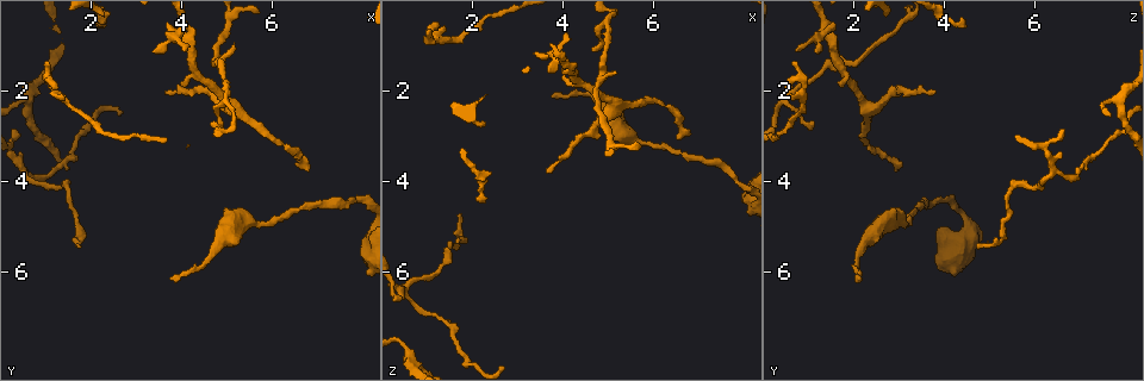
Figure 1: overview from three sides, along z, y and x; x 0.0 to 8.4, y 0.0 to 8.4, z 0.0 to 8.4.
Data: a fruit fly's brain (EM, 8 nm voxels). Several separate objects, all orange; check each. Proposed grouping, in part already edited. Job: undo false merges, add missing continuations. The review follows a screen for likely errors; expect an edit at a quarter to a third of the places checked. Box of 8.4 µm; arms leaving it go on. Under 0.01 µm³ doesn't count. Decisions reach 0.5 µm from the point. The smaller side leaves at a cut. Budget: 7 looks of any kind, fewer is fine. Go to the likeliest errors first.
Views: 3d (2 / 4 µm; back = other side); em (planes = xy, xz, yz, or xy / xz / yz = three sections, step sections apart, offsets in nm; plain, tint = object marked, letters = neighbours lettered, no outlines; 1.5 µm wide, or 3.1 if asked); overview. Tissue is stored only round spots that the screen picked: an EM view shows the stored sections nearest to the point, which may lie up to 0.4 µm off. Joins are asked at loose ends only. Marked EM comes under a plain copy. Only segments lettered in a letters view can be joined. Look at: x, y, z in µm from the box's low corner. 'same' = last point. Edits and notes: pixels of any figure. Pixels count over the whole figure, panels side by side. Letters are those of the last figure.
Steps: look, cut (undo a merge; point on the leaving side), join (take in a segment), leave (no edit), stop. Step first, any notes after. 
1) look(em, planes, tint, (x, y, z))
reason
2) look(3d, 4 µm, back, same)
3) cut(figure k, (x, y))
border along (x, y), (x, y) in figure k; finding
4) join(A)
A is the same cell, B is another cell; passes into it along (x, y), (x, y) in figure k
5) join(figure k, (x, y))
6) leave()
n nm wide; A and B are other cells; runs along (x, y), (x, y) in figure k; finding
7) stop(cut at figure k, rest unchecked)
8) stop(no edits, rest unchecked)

look(em, planes, letters, (4.00, 1.10, 0.70))
branch stops here

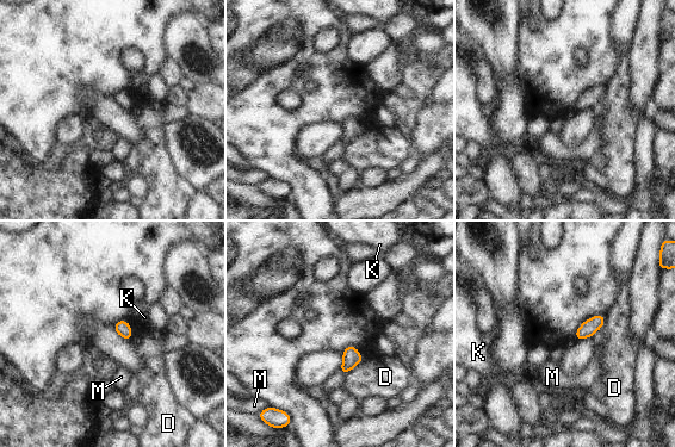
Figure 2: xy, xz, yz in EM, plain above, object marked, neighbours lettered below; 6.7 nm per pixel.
leave()
D, K and M are other cells; none of them fits

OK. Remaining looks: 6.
look(3d, 4 µm, (3.70, 2.00, 3.85))
tapers out

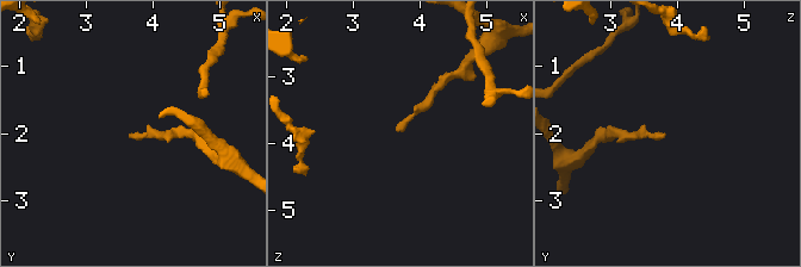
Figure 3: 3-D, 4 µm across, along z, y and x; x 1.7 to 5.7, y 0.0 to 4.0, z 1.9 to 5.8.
look(em, planes, tint, (3.70, 1.95, 3.85))
now the EM

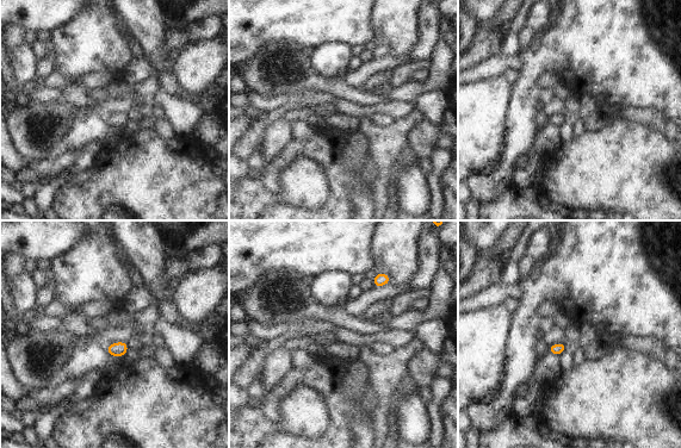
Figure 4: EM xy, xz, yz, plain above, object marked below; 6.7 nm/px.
look(em, planes, letters, same)
what lies round it

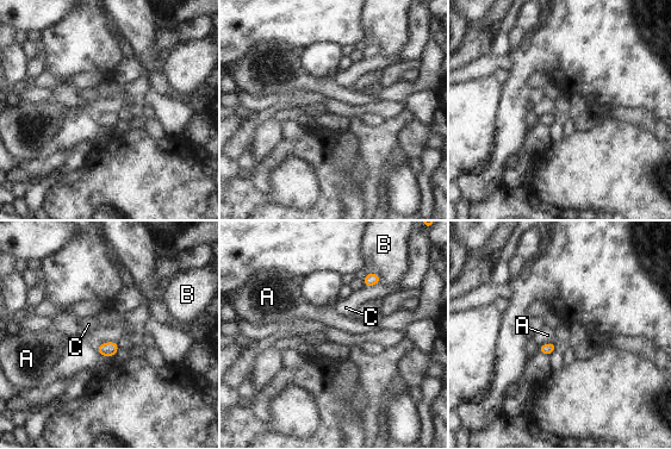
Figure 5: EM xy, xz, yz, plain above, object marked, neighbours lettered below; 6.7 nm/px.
leave()
A, B and C are other cells; border along (117, 341), (99, 343), (95, 347) in figure 5; none of them fits

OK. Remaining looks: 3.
look(3d, 2 µm, (7.85, 4.40, 3.95))
calibre changes

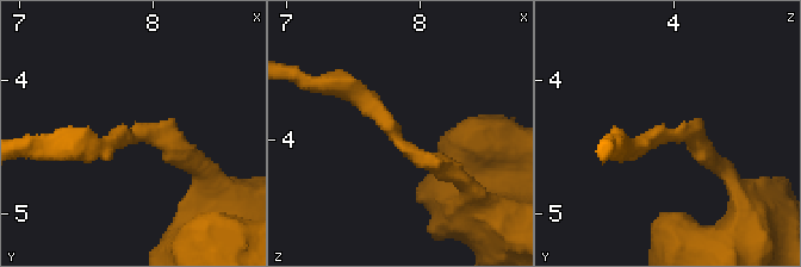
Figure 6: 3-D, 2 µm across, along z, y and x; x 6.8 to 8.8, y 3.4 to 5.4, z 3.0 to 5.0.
look(em, planes, tint, (7.80, 4.40, 3.92))

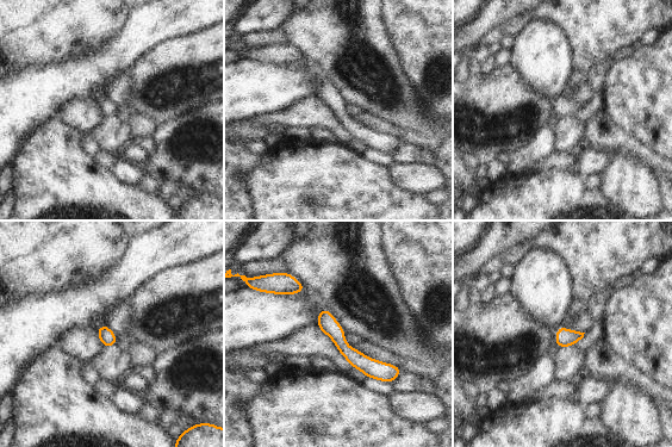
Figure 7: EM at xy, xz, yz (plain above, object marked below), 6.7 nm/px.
look(em, planes, letters, same)

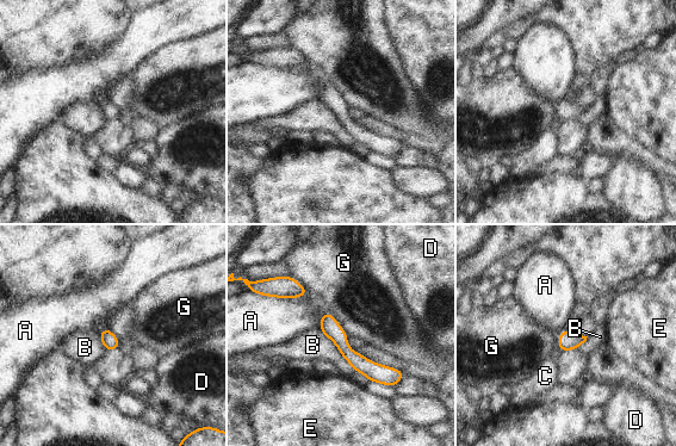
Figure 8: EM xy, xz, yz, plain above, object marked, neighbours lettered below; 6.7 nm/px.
leave()
B touches over 380 nm; A, B, C, D, E and G are other cells; continuous, no second neuron

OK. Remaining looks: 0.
stop(no edits, rest unchecked)

